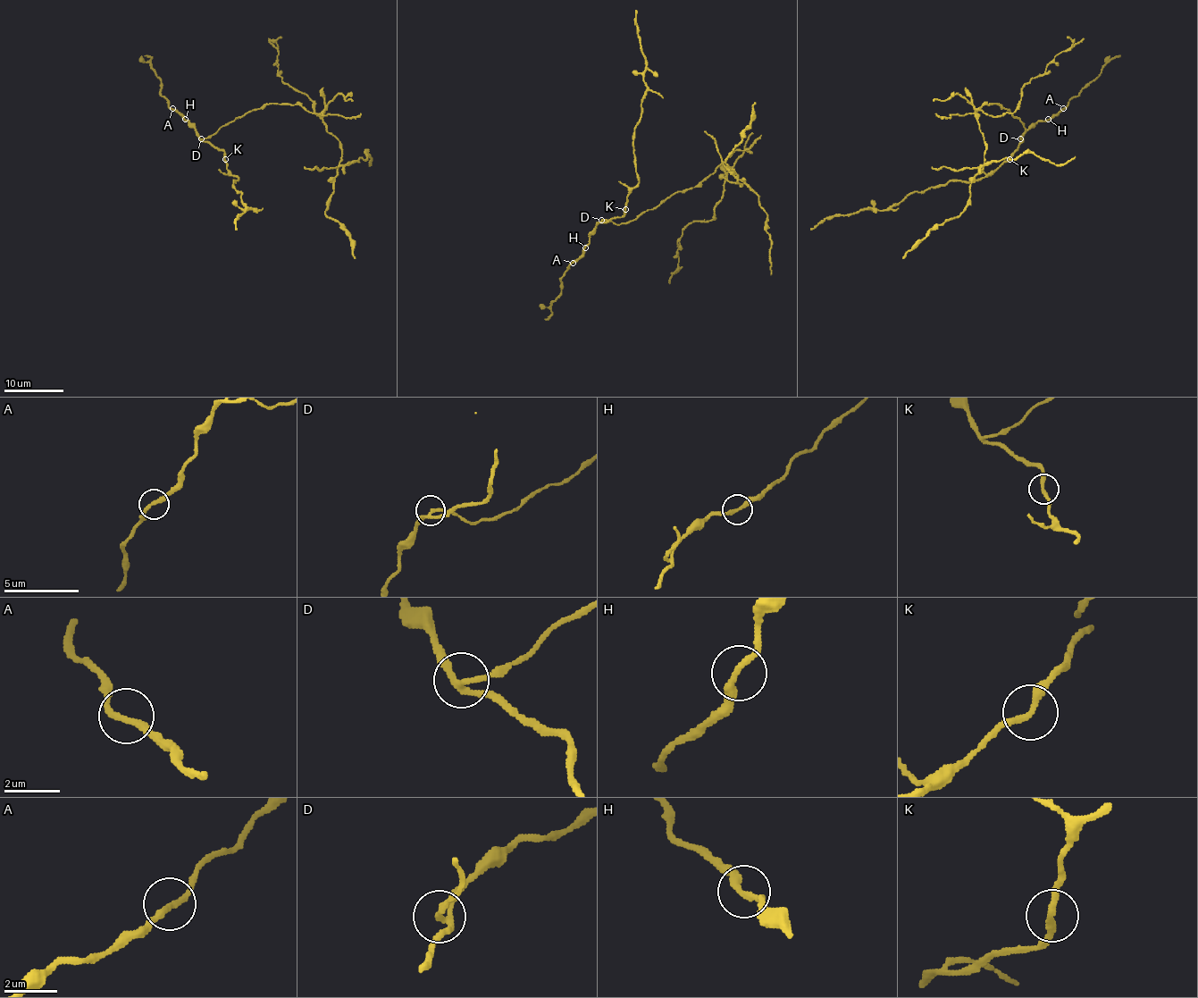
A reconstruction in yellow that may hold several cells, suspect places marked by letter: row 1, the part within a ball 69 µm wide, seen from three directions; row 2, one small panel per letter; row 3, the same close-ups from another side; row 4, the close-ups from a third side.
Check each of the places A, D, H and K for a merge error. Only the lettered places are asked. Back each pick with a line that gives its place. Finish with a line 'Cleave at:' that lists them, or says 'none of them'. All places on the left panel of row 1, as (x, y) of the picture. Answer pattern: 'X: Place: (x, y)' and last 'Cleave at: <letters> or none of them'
D: Place: (201, 138)
K: Place: (225, 159)
Cleave at: D, K

